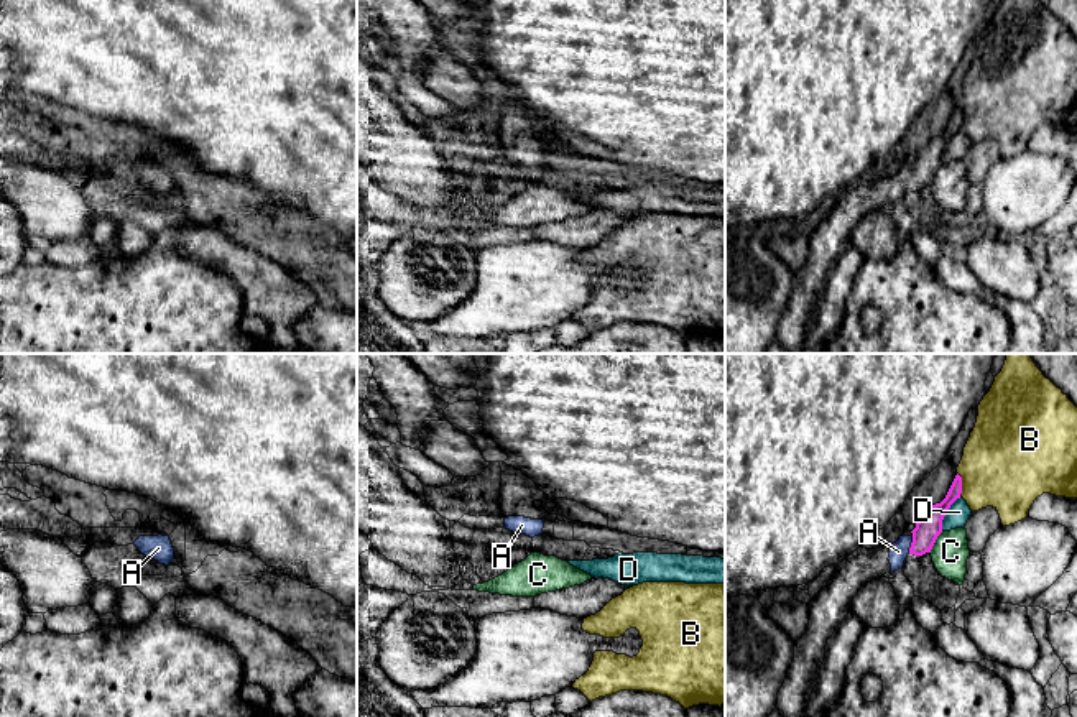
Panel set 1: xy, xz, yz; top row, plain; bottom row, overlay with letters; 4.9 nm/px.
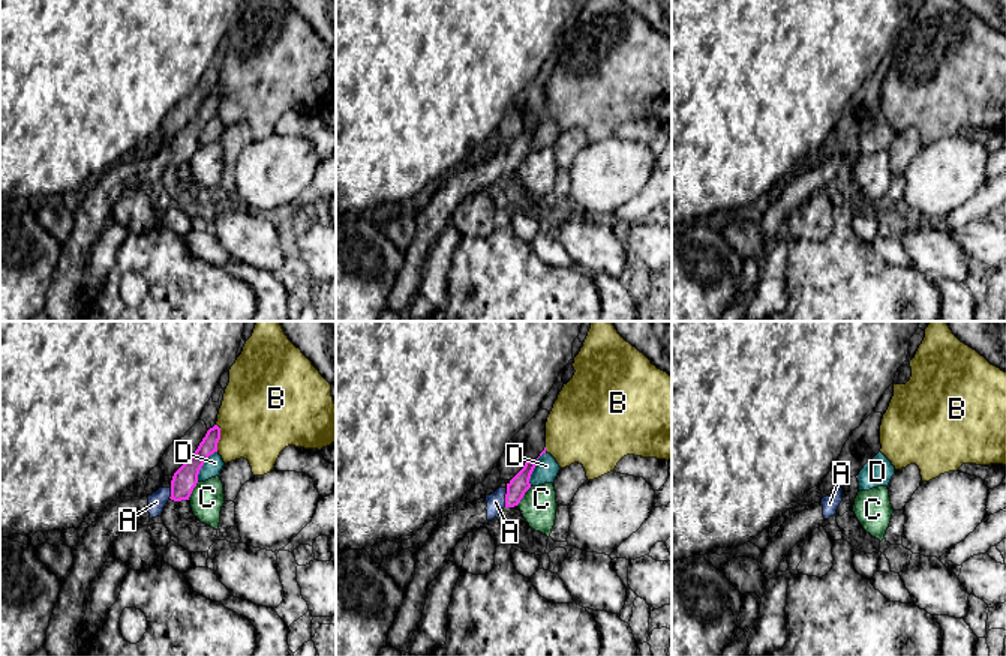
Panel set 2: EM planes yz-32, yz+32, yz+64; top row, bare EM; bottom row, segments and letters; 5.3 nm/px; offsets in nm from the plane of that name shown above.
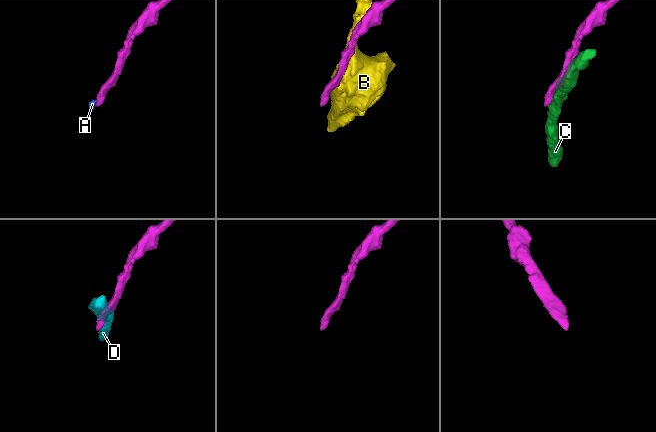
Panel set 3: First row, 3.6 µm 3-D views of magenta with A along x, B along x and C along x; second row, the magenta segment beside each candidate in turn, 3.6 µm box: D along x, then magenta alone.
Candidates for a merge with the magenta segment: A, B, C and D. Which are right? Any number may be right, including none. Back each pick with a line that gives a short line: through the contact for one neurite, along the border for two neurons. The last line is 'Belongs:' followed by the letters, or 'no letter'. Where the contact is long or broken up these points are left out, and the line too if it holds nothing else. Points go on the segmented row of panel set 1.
A: Line: yz (929, 527), (911, 545), (898, 551)
Belongs: A

